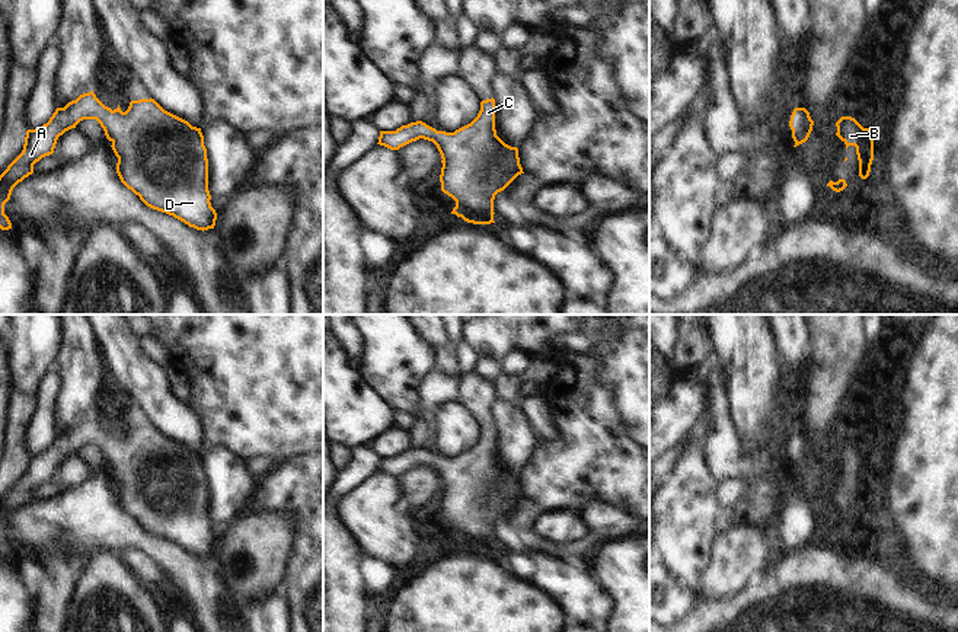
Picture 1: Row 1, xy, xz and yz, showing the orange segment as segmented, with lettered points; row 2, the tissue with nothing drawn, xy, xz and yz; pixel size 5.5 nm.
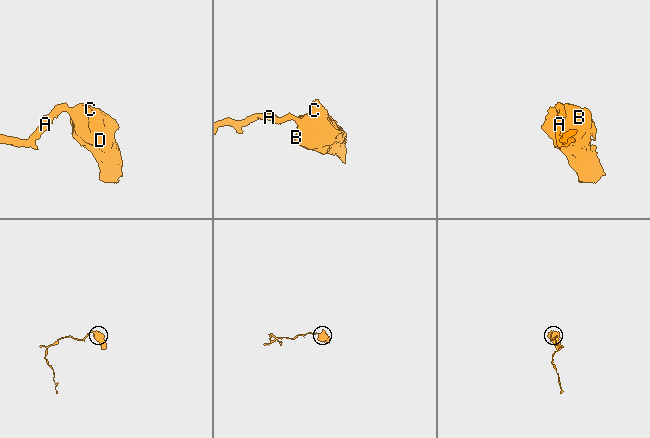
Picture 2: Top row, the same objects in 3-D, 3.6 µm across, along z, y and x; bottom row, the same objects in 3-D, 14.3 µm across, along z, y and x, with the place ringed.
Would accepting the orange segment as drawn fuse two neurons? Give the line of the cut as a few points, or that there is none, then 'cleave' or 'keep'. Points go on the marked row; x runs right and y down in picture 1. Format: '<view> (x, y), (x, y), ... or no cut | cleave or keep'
no cut | keep

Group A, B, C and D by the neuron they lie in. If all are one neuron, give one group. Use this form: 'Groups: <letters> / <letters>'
Groups: A B C D.

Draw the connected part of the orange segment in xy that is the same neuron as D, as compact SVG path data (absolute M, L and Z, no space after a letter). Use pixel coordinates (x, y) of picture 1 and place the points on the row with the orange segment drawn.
M92 92L57 108L42 127L28 130L22 153L0 175L0 229L12 229L4 204L33 165L54 153L57 140L83 119L96 119L118 157L121 182L150 208L197 230L214 229L208 159L201 128L165 111L154 99L131 100L125 112L105 106Z

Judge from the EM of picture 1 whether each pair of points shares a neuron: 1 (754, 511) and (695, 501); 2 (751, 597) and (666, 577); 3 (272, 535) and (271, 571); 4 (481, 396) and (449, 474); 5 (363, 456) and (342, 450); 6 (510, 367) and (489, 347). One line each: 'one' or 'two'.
1: two
2: two
3: one
4: one
5: two
6: two

